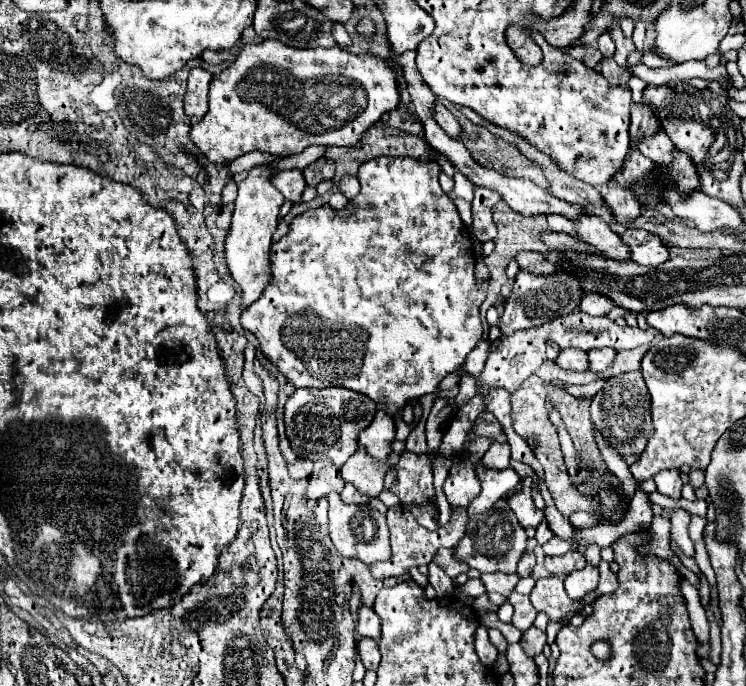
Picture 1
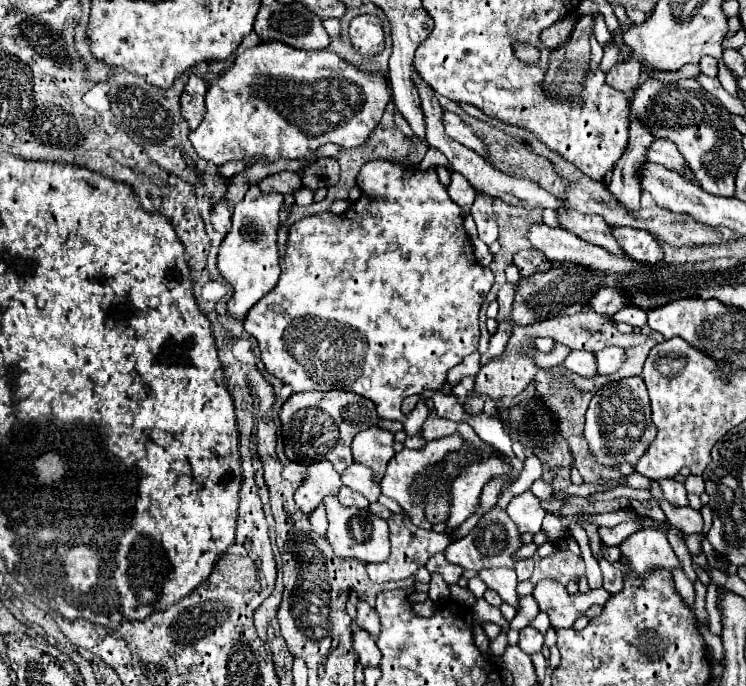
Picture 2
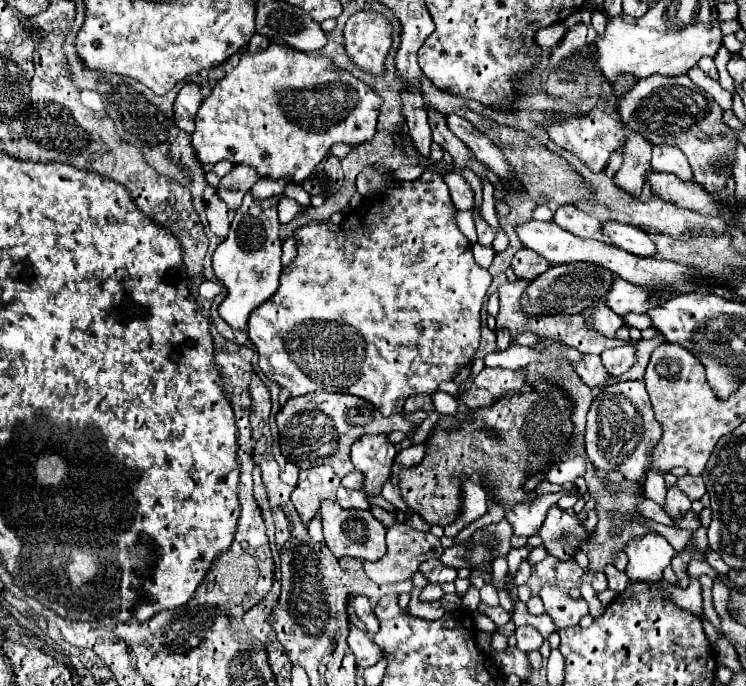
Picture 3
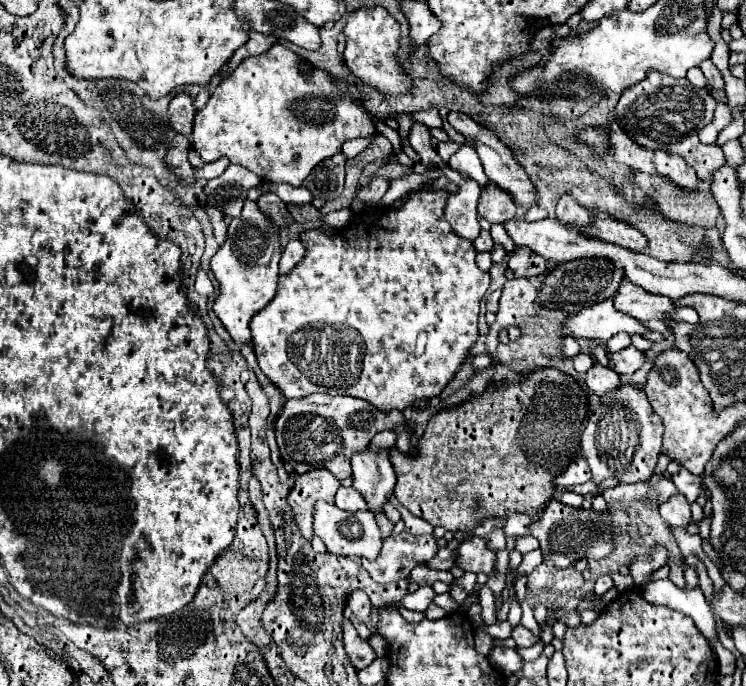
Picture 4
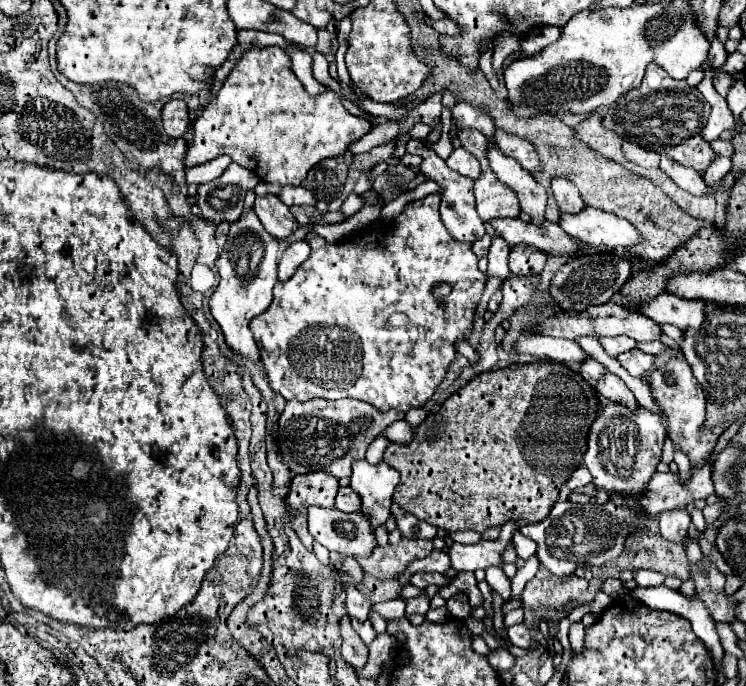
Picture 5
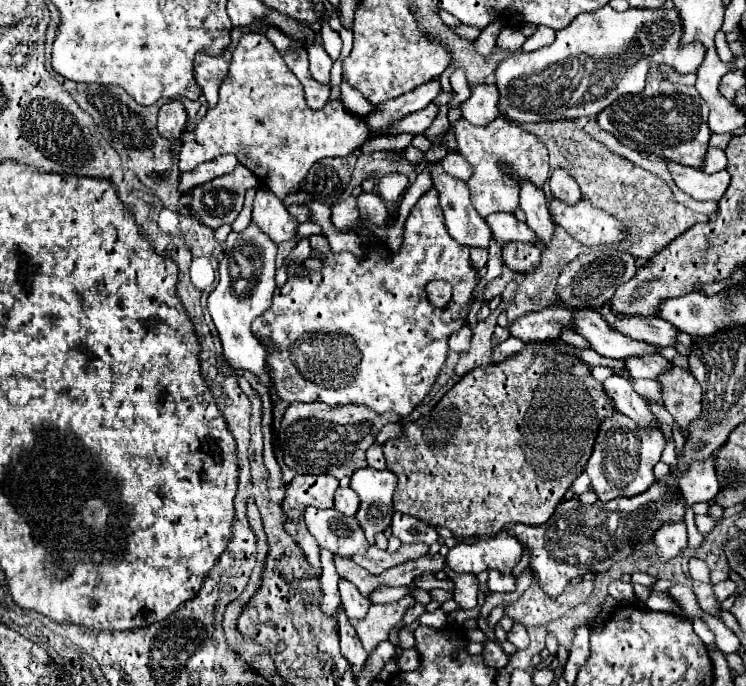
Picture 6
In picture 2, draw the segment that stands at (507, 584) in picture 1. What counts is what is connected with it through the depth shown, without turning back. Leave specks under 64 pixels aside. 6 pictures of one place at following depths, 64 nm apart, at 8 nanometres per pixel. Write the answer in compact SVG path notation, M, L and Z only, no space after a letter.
M504 567L482 569L478 576L489 589L497 592L504 602L519 611L519 596L516 592L518 580L514 569Z

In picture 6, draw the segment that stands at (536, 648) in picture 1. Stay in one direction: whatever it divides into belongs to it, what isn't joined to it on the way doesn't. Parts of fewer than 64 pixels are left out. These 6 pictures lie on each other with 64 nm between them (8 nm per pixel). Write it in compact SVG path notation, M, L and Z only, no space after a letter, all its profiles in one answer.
M514 624L512 630L508 632L508 642L514 644L518 650L528 648L528 632L526 632L526 628L520 626L520 624Z

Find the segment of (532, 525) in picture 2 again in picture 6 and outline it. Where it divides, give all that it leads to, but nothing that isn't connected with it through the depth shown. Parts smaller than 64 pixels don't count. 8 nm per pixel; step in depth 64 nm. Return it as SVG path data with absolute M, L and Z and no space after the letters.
M500 532L496 538L480 540L476 544L458 542L446 556L450 570L456 574L480 574L484 570L498 570L500 574L512 574L514 566L522 558L522 544L514 536Z

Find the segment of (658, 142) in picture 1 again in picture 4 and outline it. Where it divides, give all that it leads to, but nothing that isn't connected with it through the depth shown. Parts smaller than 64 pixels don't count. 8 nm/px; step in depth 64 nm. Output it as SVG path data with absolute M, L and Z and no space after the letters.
M654 152L654 162L656 162L656 172L670 178L680 188L684 190L698 188L696 170L692 170L680 156L668 154L668 152Z

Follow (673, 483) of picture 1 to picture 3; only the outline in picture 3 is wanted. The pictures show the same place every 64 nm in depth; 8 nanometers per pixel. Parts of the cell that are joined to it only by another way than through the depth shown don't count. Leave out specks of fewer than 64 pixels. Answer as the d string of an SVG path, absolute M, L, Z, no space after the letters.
M670 486L668 494L666 494L666 502L662 508L672 520L680 520L690 510L690 500L682 490L678 490L676 486Z

